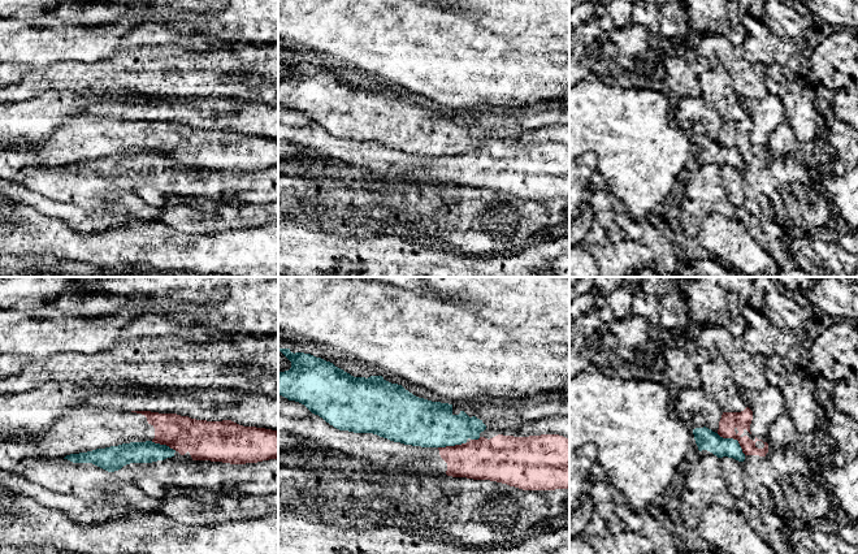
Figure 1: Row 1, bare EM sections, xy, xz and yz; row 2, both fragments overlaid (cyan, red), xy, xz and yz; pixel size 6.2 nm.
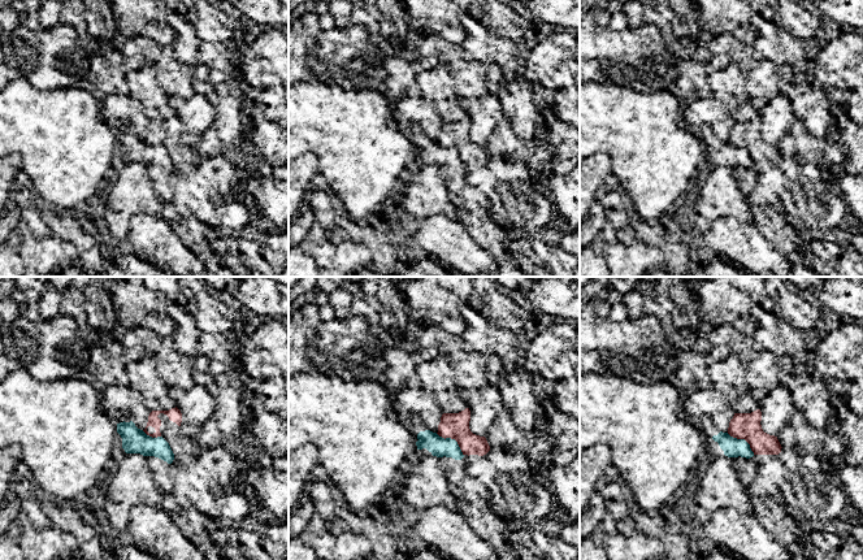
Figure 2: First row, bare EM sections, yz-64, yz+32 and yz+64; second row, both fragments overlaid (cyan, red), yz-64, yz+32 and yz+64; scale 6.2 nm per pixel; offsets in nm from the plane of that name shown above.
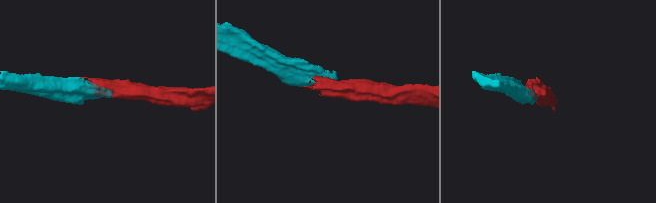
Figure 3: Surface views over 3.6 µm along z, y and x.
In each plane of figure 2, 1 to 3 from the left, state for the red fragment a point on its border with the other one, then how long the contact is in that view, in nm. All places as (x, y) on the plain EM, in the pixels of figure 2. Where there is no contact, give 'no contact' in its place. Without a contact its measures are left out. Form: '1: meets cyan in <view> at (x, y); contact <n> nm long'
1: meets cyan in yz-64 at (146, 143); contact 90 nm long
2: meets cyan in yz+32 at (452, 148); contact 220 nm long
3: meets cyan in yz+64 at (742, 148); contact 220 nm long

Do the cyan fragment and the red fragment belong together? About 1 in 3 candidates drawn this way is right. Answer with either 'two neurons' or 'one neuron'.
two neurons

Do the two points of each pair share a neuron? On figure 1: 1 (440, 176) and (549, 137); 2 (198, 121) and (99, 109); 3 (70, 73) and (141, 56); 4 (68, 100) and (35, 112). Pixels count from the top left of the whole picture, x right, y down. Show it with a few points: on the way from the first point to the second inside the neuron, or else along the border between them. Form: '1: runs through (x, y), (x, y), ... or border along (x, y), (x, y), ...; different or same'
1: border along (502, 142), (512, 145), (555, 143); different
2: runs through (173, 111), (124, 109); same
3: runs through (87, 73), (118, 73), (124, 68); same
4: runs through (60, 108), (43, 112); same

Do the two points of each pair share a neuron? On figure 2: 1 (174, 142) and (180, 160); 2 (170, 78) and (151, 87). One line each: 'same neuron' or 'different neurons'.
1: same neuron
2: different neurons

